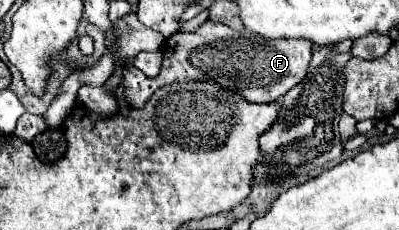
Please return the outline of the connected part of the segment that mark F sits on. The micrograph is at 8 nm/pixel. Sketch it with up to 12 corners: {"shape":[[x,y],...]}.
{"shape":[[206,21],[166,39],[150,79],[124,69],[142,109],[174,81],[274,103],[308,73],[312,43]]}

